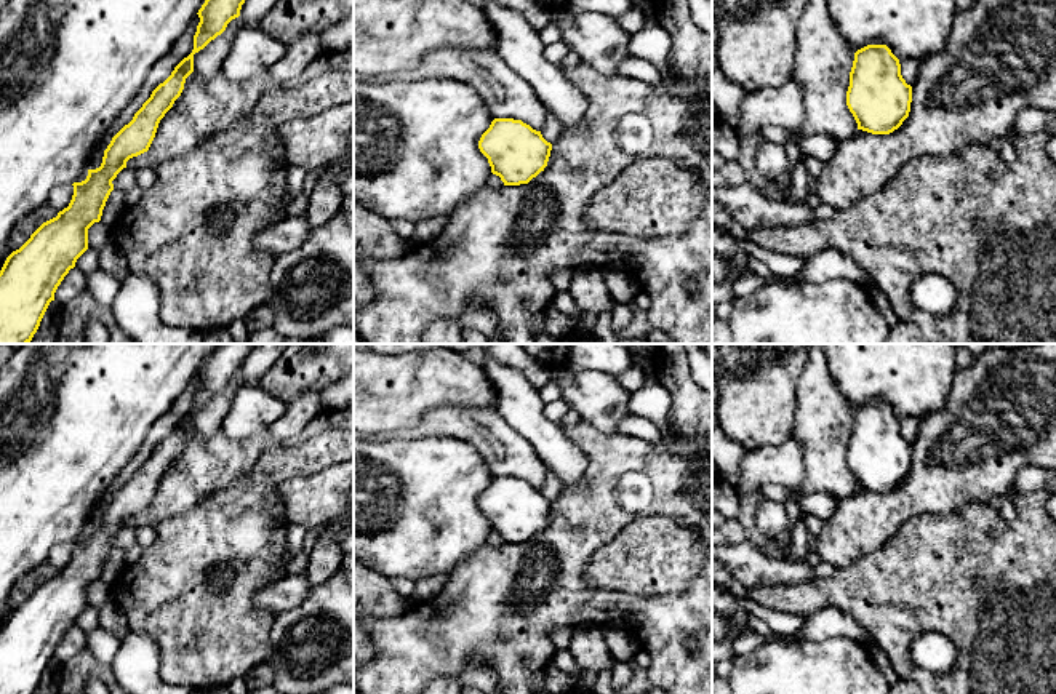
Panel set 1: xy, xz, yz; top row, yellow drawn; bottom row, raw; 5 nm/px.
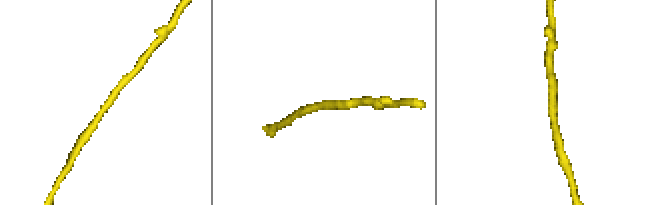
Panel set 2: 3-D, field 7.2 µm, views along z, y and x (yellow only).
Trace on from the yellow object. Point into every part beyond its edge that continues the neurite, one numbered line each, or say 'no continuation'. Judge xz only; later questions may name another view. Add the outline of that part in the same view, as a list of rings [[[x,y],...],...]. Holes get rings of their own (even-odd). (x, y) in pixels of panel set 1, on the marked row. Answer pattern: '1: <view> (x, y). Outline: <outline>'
no continuation

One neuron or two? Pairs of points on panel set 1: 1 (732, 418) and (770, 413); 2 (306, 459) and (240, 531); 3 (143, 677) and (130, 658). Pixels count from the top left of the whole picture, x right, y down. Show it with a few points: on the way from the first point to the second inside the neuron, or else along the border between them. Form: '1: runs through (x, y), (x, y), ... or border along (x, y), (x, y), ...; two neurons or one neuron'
1: runs through (741, 416), (760, 413); one neuron
2: runs through (284, 466), (256, 493), (250, 509); one neuron
3: runs through (138, 672), (135, 662); one neuron

